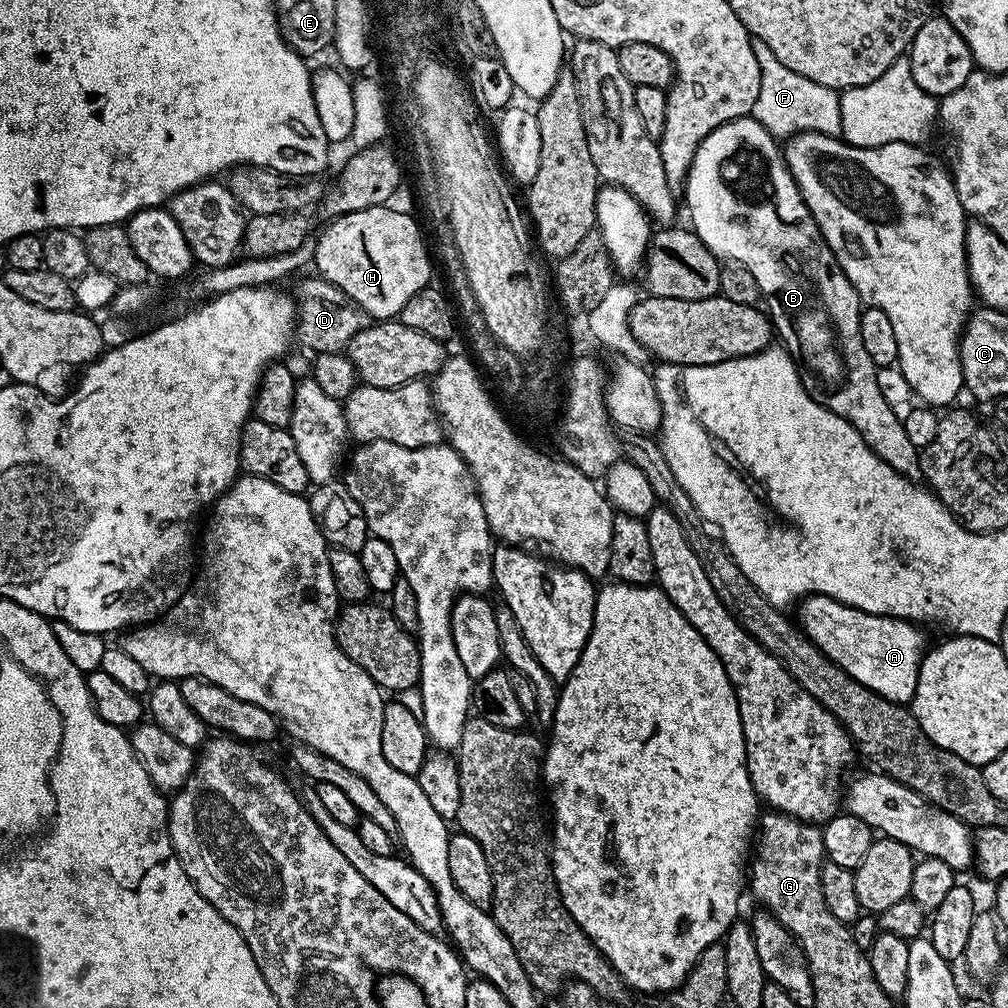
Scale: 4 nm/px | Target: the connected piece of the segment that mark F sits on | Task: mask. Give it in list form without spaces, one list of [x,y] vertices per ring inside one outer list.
[[[753,39],[752,49],[754,50],[754,58],[758,58],[758,70],[760,71],[760,89],[758,90],[758,98],[752,107],[752,116],[759,124],[766,126],[766,130],[777,138],[796,136],[800,132],[840,136],[842,110],[837,89],[822,86],[810,78],[802,78],[802,74],[794,74],[794,70],[790,70],[790,66],[782,66],[782,62],[778,62],[778,58],[774,58],[774,53],[770,51],[770,46],[766,46],[766,42]]]

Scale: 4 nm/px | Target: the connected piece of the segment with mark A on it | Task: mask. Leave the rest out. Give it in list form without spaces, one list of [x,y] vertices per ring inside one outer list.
[[[829,596],[803,597],[799,601],[799,608],[799,627],[808,639],[815,642],[818,650],[822,650],[822,654],[826,654],[838,667],[846,670],[846,674],[850,674],[850,678],[862,682],[862,686],[874,690],[878,695],[884,696],[896,704],[911,705],[912,695],[915,694],[915,684],[918,682],[921,657],[926,652],[924,636],[920,633],[923,631],[913,621],[895,620],[892,616],[875,616],[838,602]]]

